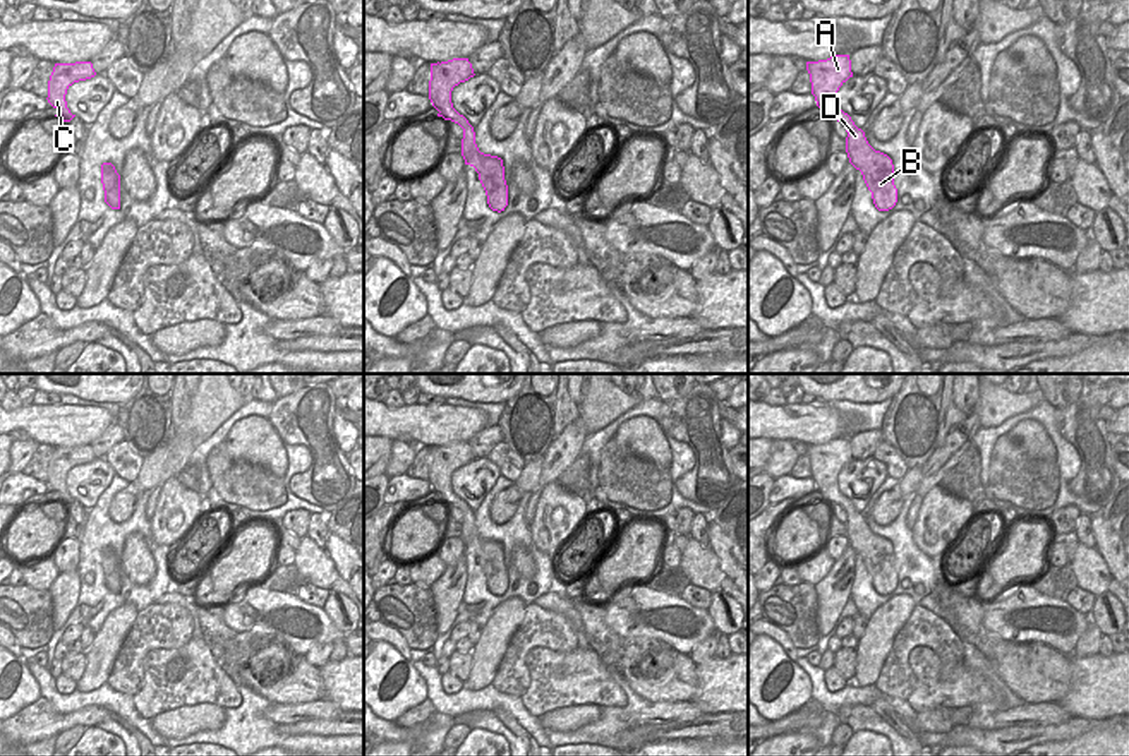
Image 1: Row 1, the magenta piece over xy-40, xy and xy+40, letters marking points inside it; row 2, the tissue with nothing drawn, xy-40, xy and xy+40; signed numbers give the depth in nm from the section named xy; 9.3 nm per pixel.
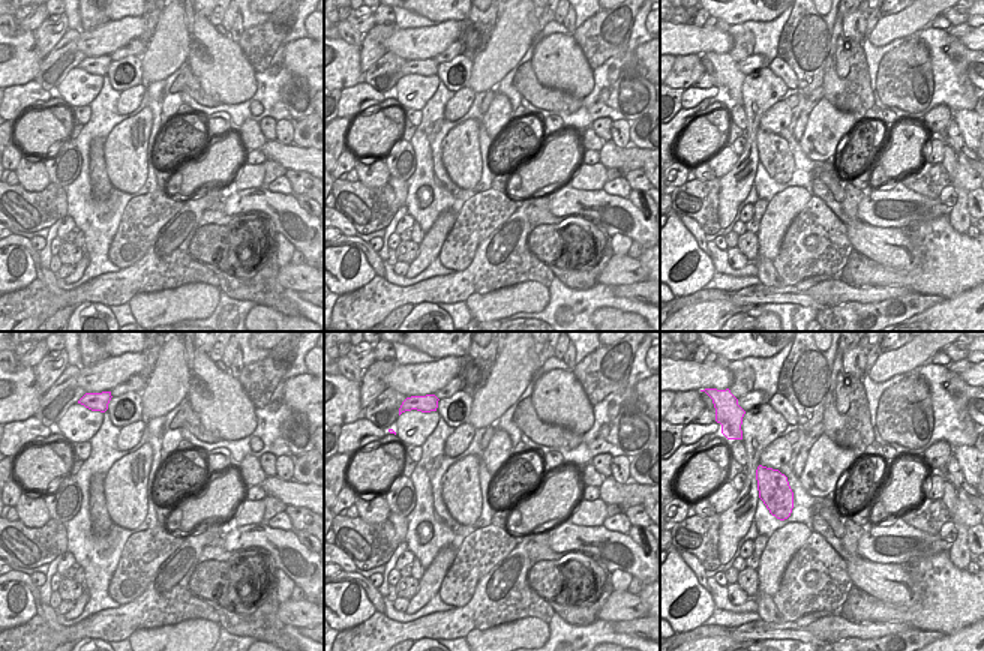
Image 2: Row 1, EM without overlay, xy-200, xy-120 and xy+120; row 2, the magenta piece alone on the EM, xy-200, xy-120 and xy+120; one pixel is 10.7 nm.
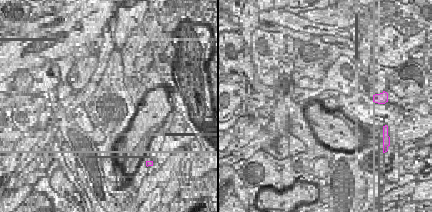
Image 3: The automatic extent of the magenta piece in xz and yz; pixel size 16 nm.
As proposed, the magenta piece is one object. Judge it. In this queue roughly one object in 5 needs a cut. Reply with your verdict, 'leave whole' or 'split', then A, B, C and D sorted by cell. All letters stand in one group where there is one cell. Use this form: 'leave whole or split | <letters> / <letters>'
leave whole | A B C D

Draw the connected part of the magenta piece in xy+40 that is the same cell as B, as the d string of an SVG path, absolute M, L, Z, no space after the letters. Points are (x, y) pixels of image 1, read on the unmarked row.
M834 439L827 444L806 446L810 458L812 478L822 501L837 504L846 511L846 537L849 547L861 555L863 564L872 576L873 588L878 595L889 595L897 586L897 573L894 569L892 543L875 535L861 513L854 509L851 501L839 492L837 475L853 461L849 439Z

